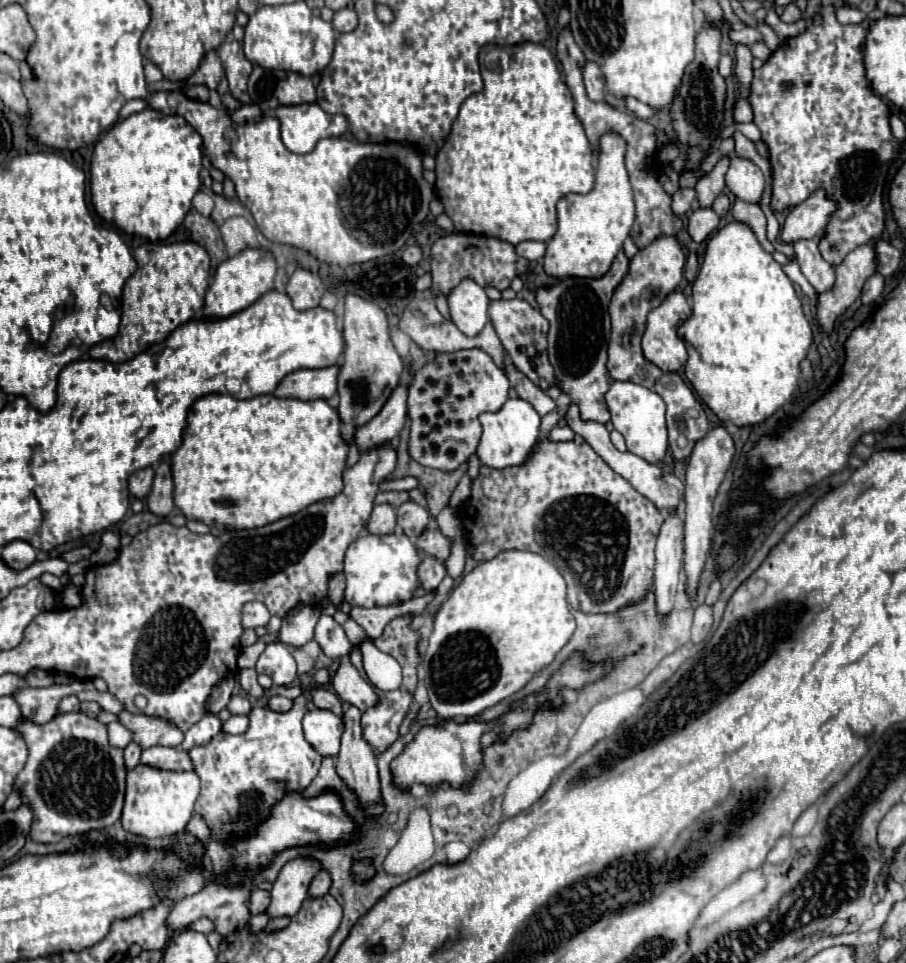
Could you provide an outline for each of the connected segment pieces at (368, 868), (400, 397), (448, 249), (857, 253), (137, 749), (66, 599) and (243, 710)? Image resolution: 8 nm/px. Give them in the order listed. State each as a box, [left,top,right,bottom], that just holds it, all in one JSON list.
[[353,860,373,880],[357,384,407,452],[431,232,529,294],[813,244,875,344],[125,742,141,768],[61,586,81,608],[227,696,251,714]]

